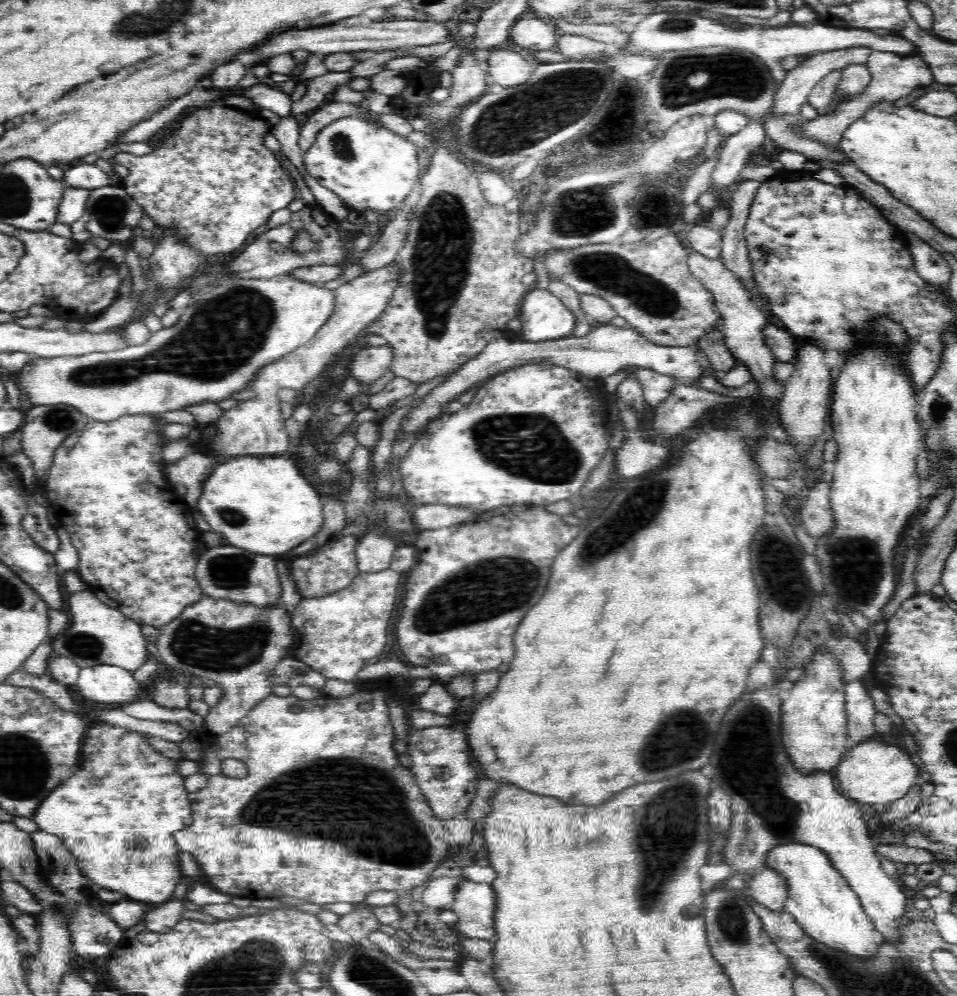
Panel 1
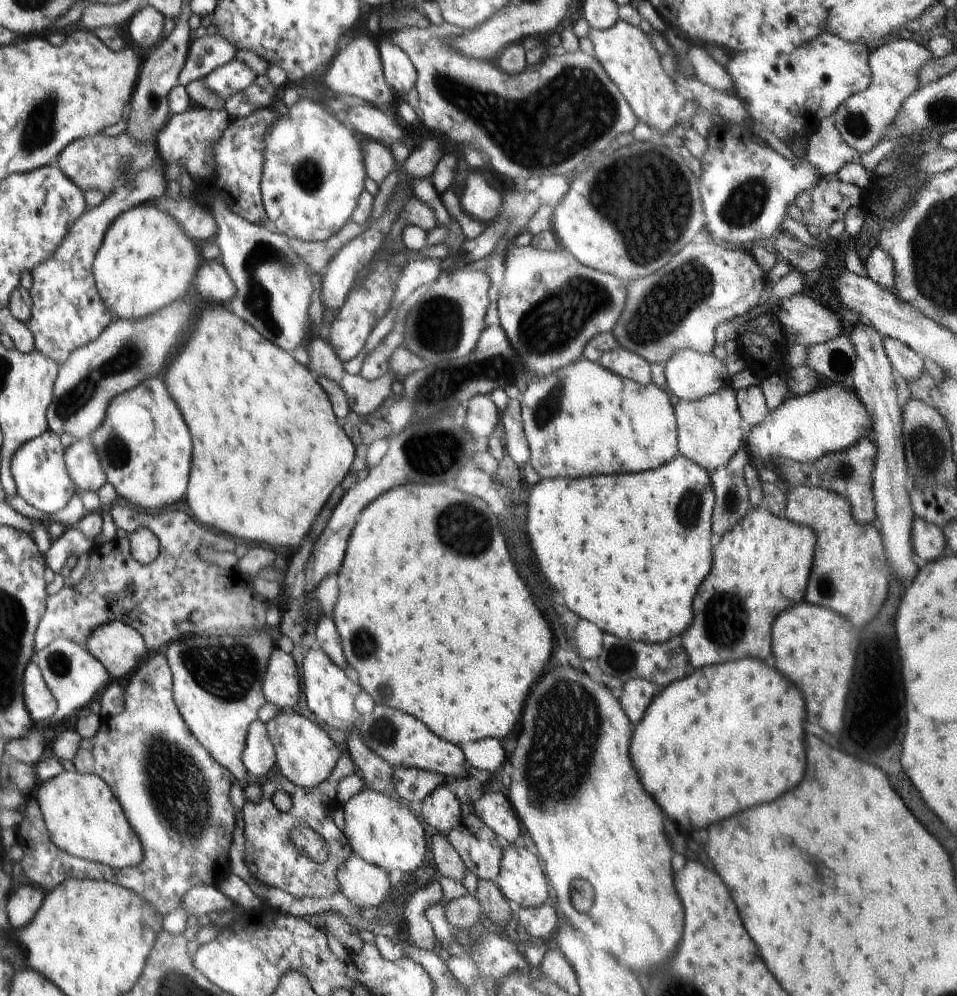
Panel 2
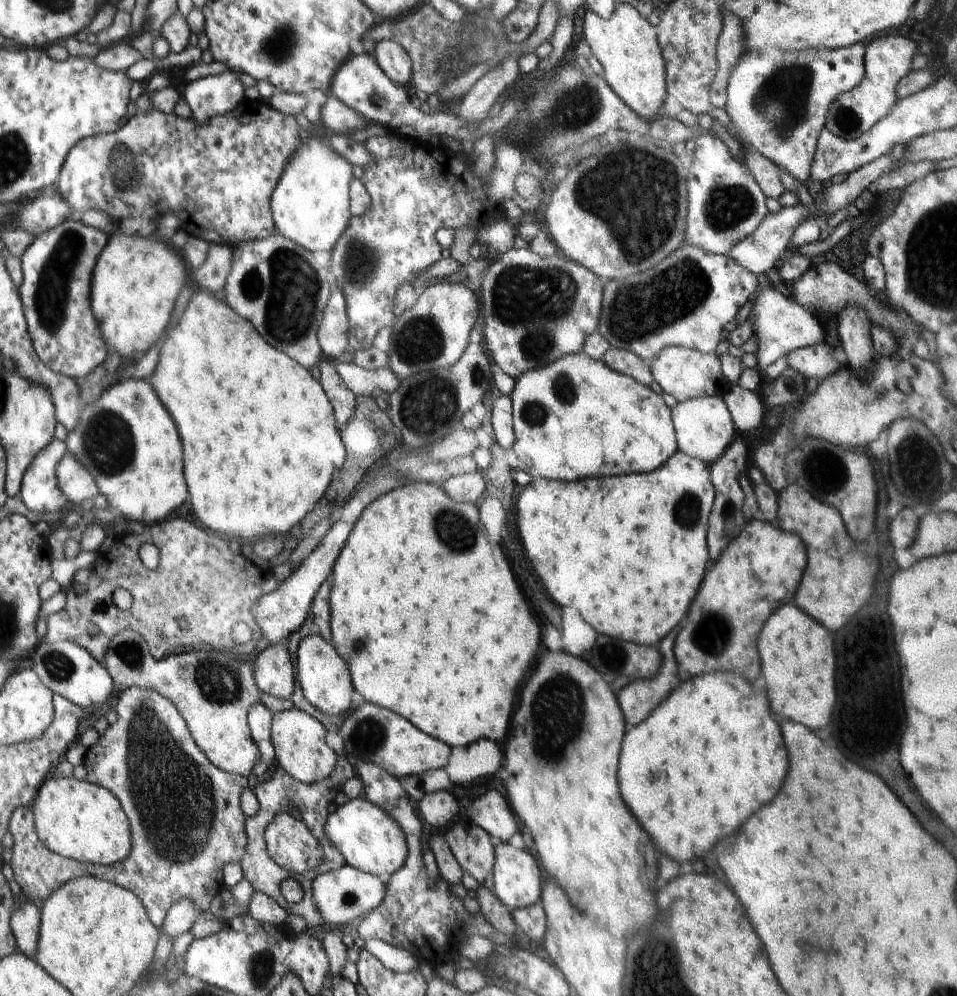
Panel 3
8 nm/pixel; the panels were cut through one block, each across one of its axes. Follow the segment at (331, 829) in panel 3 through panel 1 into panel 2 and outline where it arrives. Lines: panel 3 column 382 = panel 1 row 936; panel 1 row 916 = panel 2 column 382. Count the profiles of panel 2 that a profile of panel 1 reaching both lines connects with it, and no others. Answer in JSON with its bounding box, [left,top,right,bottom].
[339,788,426,877]

